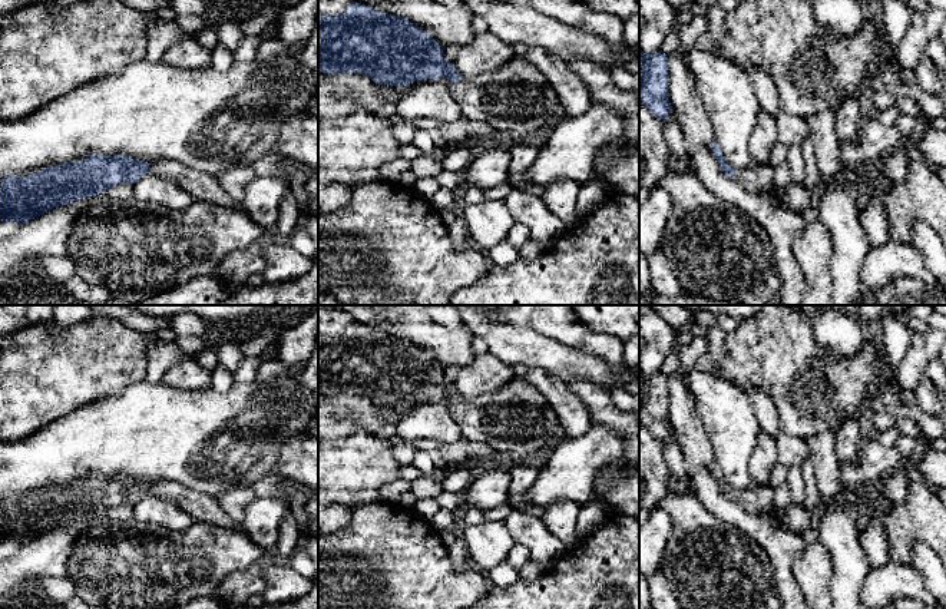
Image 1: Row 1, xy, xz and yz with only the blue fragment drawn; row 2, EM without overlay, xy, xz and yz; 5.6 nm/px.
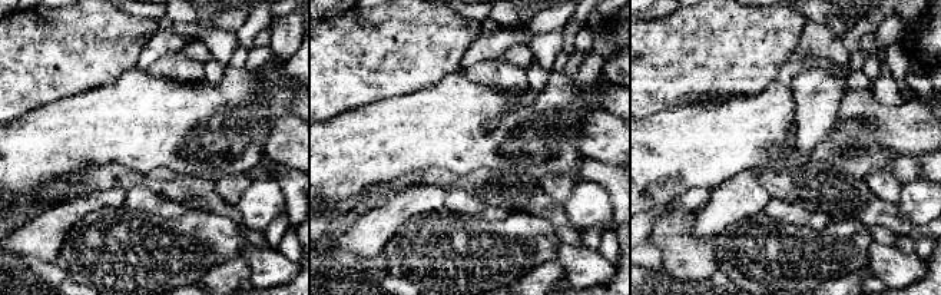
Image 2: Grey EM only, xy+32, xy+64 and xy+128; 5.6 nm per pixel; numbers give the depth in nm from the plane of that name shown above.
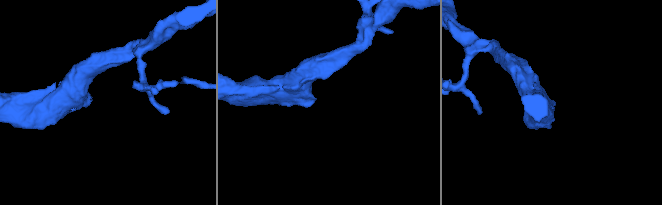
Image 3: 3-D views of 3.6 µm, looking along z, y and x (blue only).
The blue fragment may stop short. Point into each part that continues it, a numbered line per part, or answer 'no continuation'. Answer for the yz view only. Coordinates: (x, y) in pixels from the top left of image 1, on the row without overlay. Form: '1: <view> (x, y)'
1: yz (754, 499)

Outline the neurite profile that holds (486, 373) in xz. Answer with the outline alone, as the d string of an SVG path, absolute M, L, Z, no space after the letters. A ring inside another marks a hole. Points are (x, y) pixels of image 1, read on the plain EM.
M484 353L476 355L470 365L459 370L454 387L463 401L472 401L499 390L516 377L512 365Z

